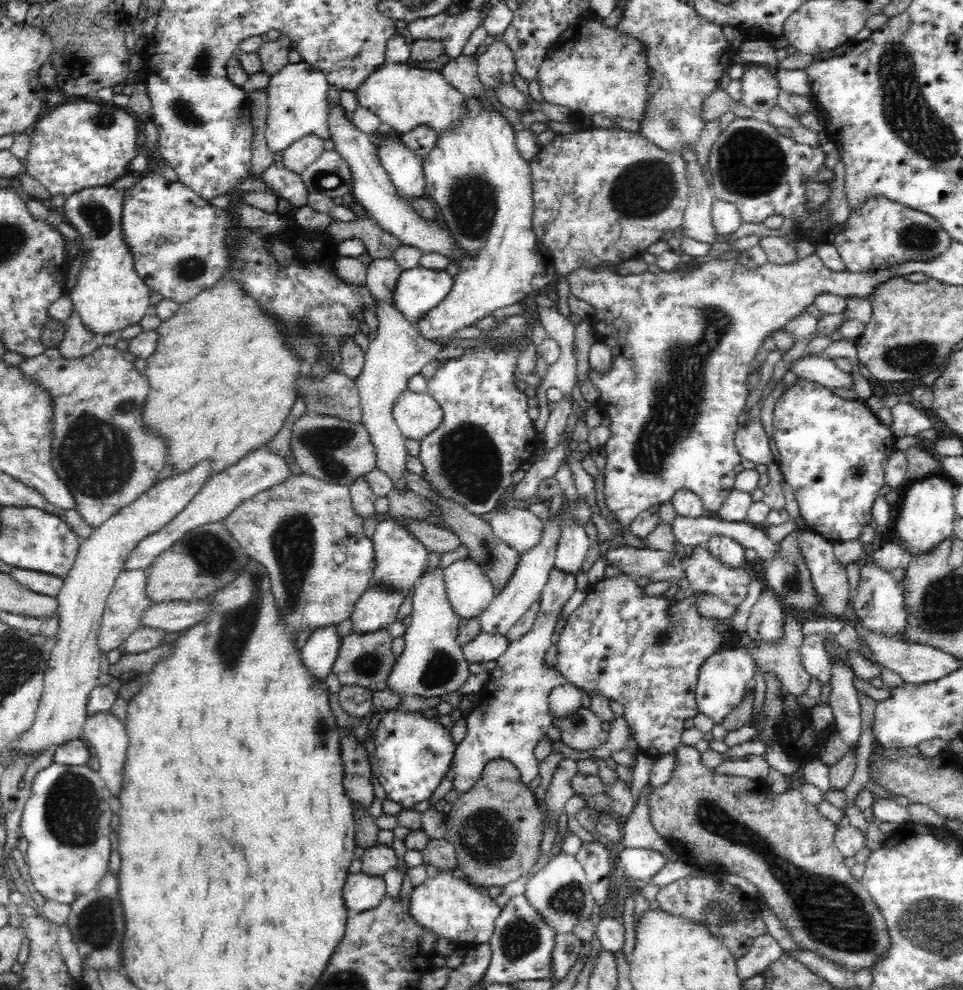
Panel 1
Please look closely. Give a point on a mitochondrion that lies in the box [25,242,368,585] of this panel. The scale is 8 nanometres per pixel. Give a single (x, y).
(96, 455)

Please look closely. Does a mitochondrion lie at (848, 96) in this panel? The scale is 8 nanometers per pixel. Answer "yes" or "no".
no

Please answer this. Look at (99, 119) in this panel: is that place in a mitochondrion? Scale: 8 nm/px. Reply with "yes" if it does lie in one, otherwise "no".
yes

